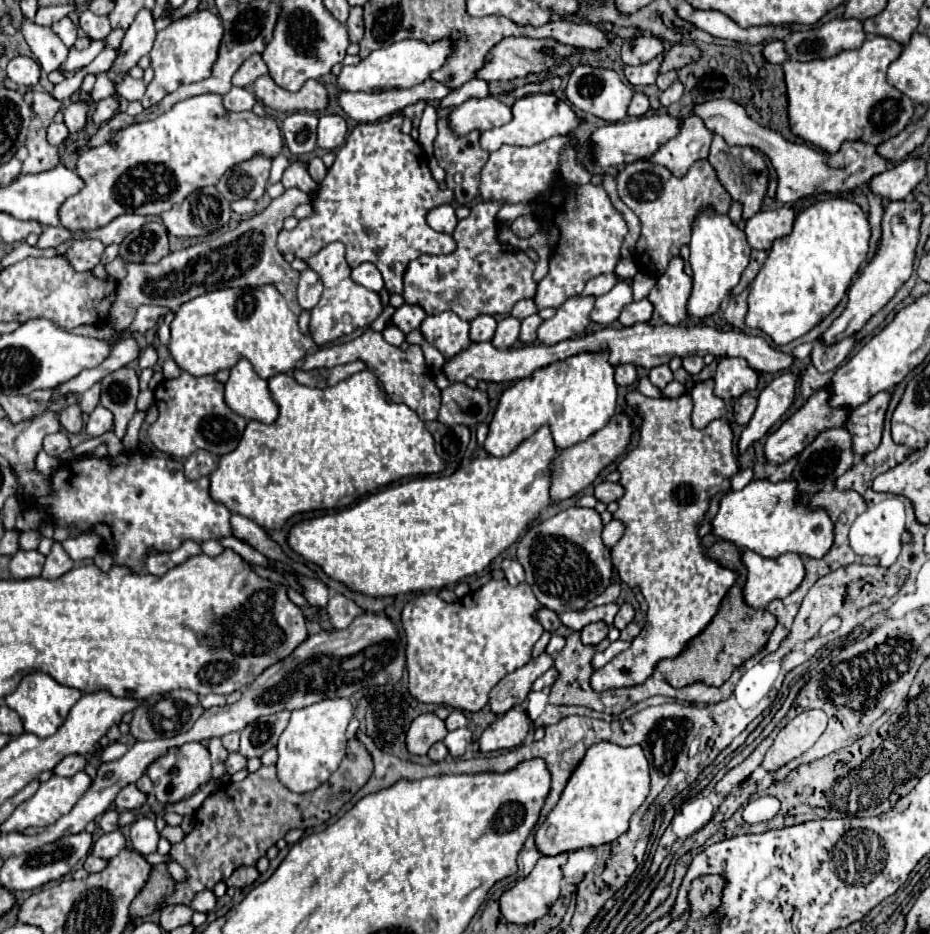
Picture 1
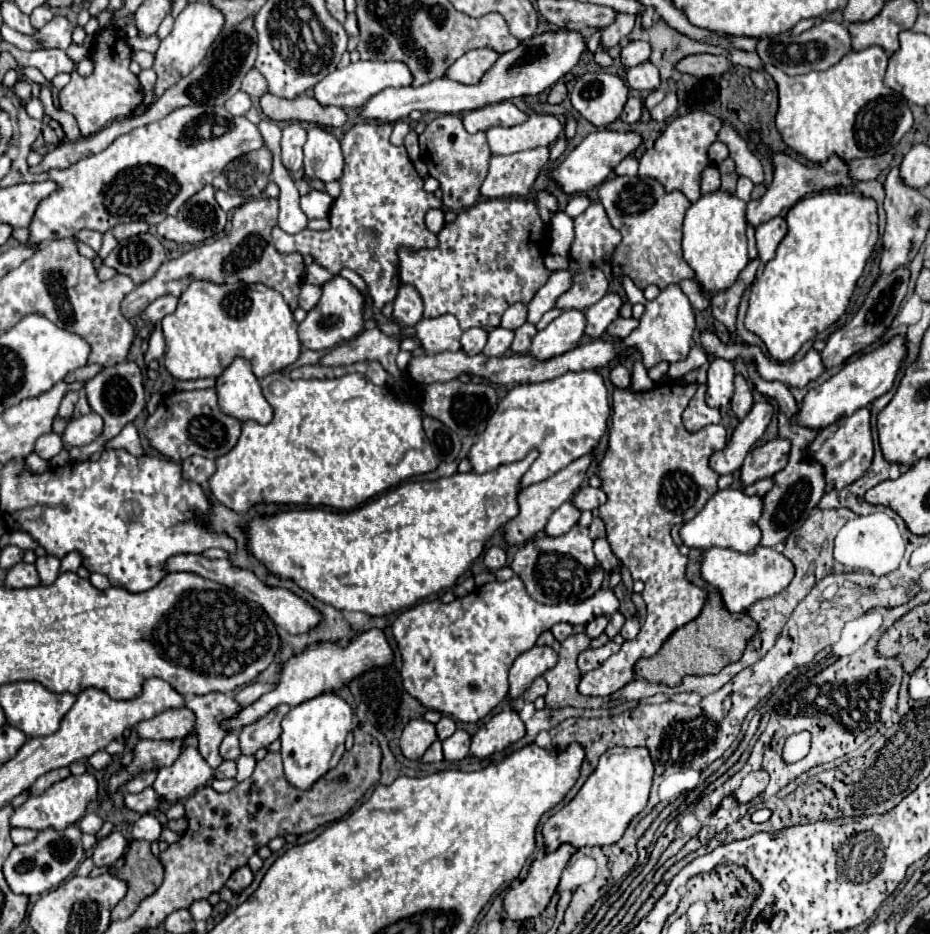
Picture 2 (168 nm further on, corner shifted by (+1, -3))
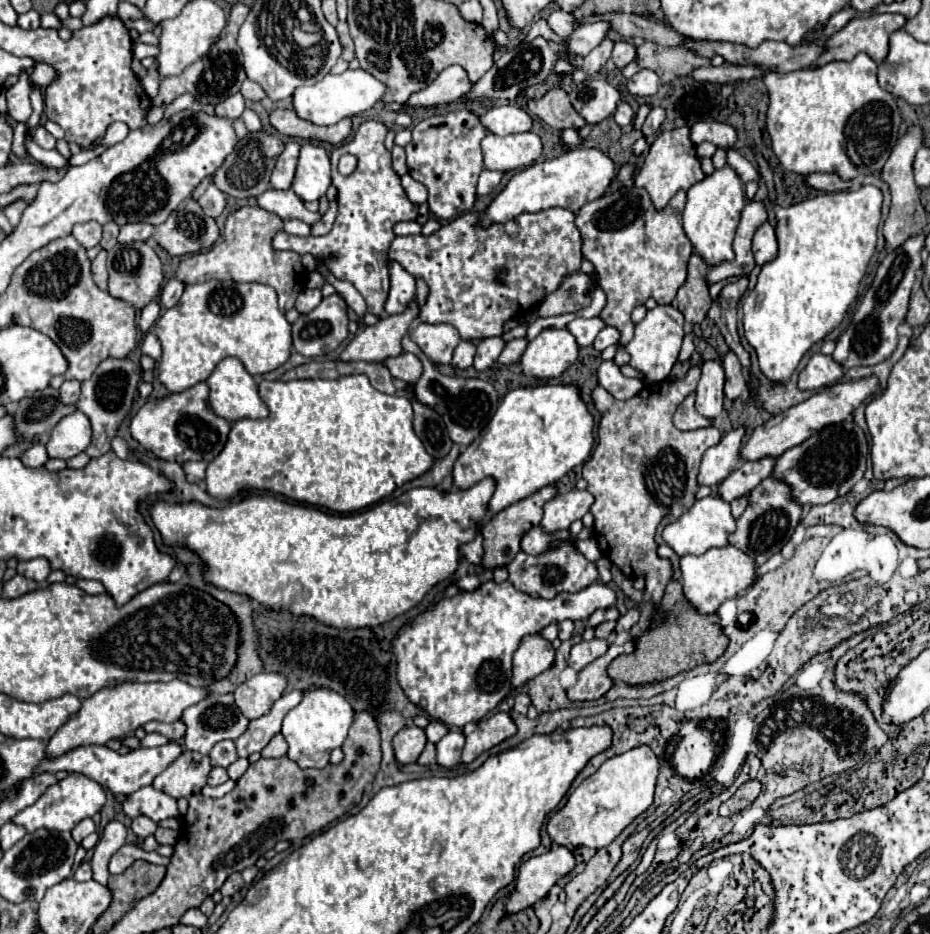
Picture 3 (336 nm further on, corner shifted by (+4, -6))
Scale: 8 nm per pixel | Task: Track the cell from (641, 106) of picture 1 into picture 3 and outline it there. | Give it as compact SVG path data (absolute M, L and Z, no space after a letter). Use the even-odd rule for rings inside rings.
M619 102L617 112L615 112L615 122L623 128L623 126L631 124L631 122L633 122L633 118L635 118L635 112L631 110L631 106L629 106L627 102Z

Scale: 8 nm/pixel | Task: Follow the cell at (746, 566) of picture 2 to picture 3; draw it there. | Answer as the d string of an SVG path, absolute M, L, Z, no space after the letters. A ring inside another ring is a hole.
M735 546L711 548L701 556L691 556L689 554L689 556L681 558L681 582L683 582L685 598L701 614L715 614L725 600L737 598L739 592L753 586L755 580L757 580L755 560Z

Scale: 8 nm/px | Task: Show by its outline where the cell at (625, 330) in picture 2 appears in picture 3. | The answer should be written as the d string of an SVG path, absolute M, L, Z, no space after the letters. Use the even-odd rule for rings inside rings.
M605 326L605 328L597 334L593 346L595 346L597 350L605 350L607 346L617 344L617 342L619 342L619 336L621 336L621 334L619 334L617 328L613 328L613 326Z

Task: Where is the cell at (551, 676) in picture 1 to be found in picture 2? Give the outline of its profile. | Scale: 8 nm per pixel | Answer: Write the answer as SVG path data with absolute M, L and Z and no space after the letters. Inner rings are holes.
M542 677L534 679L534 683L526 691L526 701L536 701L538 697L544 697L546 695L546 689L548 689L548 685L546 685L546 681Z

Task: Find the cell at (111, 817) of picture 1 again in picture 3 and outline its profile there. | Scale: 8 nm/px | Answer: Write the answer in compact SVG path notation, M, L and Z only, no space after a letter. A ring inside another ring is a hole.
M91 818L81 820L81 822L71 830L71 834L73 834L73 838L75 838L77 842L81 842L83 838L87 838L91 832L95 832L95 822L93 822Z

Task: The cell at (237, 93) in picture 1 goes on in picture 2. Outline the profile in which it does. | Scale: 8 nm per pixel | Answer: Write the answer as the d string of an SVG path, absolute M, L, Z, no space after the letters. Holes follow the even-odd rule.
M238 91L236 95L232 95L232 97L226 101L226 105L224 105L224 107L226 107L226 109L228 109L228 113L232 113L232 115L246 115L246 113L248 113L248 109L252 107L252 103L250 103L248 93Z

